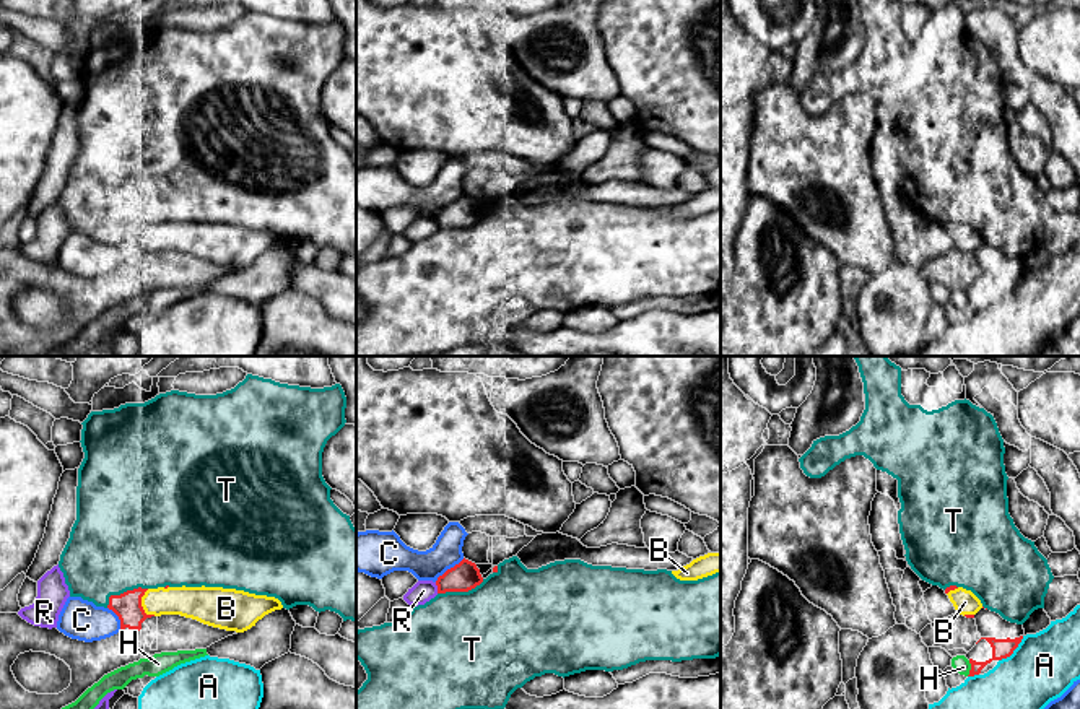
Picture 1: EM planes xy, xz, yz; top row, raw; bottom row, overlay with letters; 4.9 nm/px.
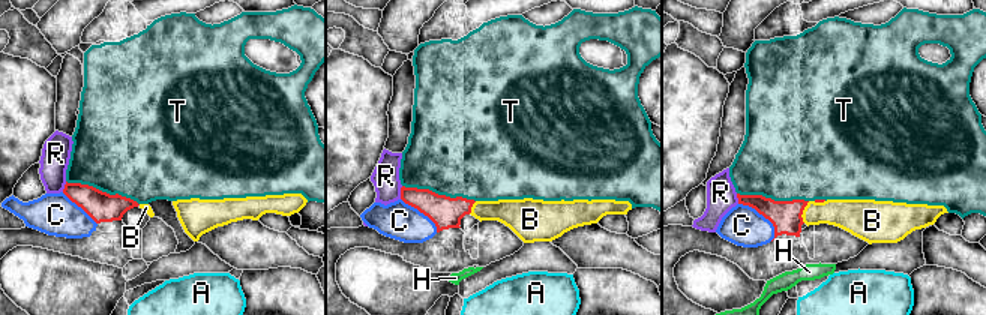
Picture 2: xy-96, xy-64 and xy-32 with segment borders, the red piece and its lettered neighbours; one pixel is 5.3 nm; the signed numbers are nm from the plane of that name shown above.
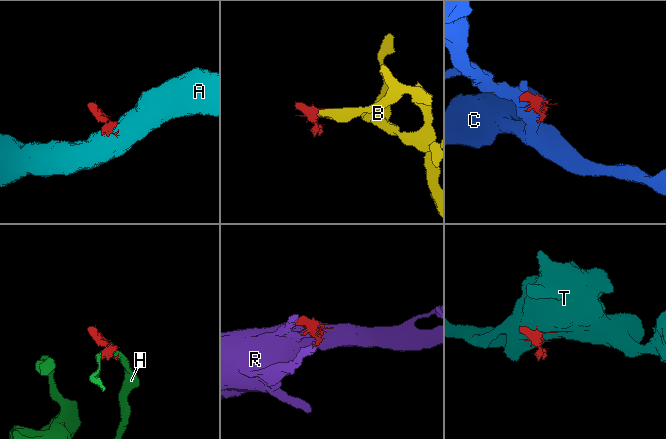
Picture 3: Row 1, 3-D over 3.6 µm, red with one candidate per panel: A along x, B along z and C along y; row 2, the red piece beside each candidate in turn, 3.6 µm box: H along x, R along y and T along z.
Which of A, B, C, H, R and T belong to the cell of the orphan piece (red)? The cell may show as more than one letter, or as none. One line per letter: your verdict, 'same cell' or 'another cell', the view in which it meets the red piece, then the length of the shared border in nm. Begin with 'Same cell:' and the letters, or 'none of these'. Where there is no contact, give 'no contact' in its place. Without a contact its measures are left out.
Same cell: B
A: another cell; contact in yz; length 180 nm
B: same cell; contact in xy; length 140 nm
C: another cell; contact in xz; length 190 nm
H: another cell; contact in yz; length 80 nm
R: another cell; contact in xz; length 60 nm
T: another cell; contact in xy; length 220 nm

